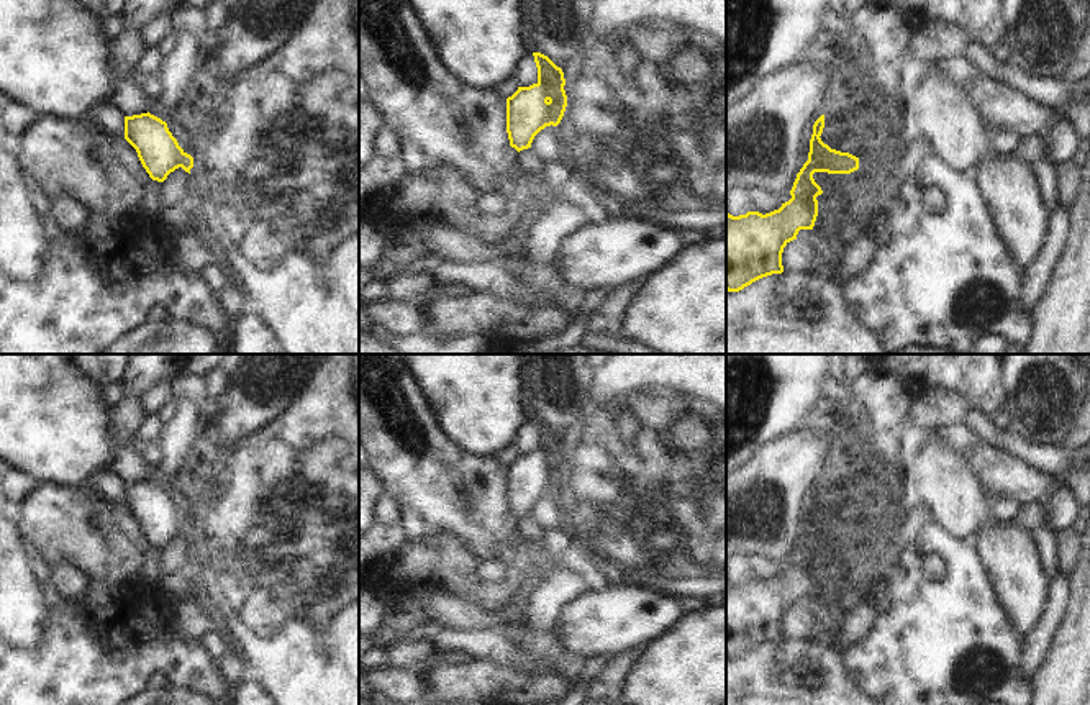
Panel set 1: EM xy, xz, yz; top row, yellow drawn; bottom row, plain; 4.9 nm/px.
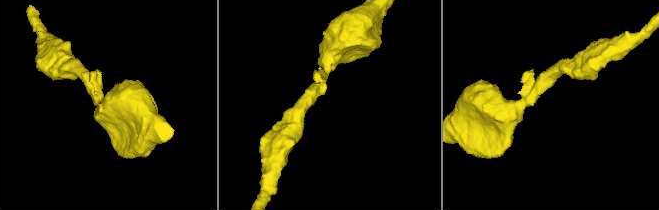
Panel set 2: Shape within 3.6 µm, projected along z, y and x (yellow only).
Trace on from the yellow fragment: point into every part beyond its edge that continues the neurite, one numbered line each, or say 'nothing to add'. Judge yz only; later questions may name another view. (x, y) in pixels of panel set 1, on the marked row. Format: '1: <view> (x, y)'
nothing to add

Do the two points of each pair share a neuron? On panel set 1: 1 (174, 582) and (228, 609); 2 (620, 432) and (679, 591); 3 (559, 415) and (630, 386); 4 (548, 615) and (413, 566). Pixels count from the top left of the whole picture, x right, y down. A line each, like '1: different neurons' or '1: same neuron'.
1: different neurons
2: same neuron
3: different neurons
4: different neurons

